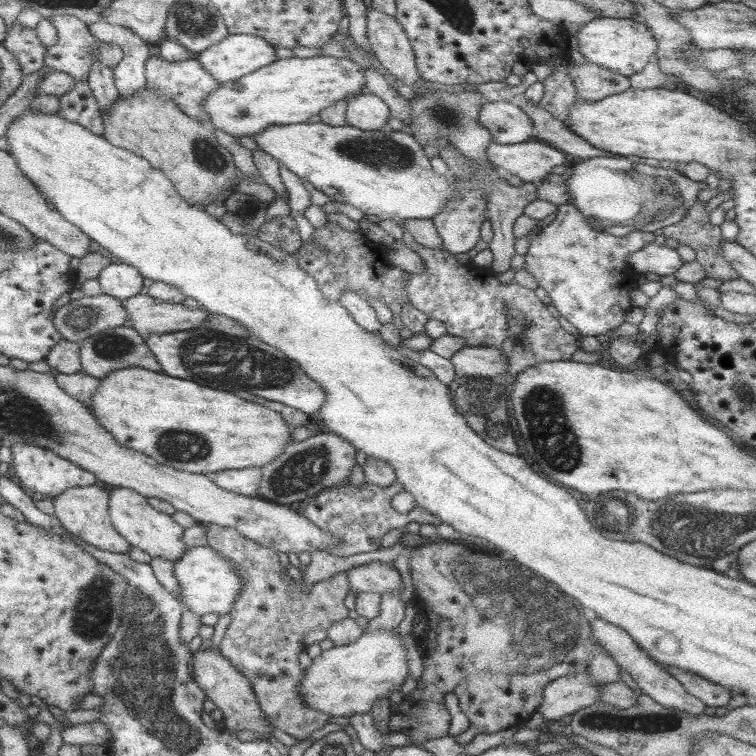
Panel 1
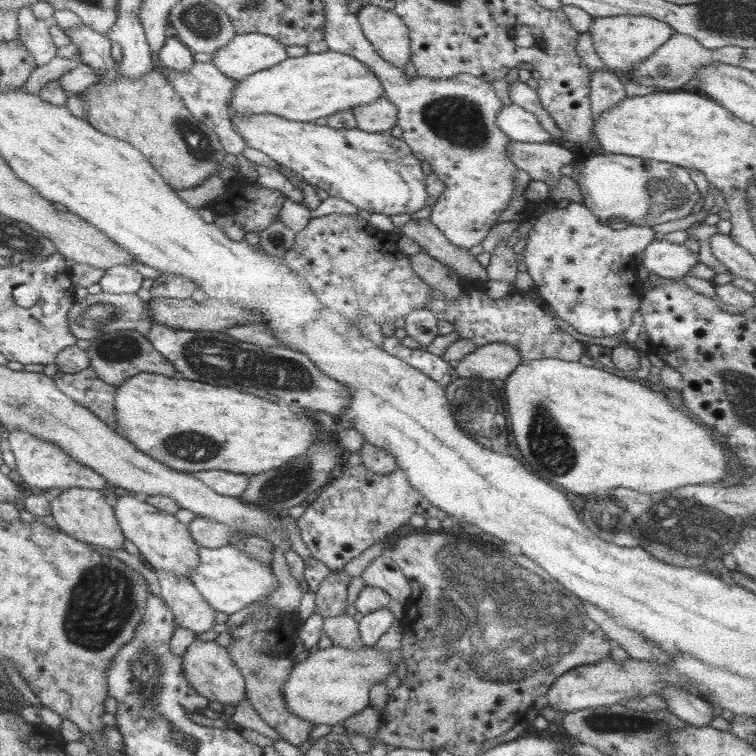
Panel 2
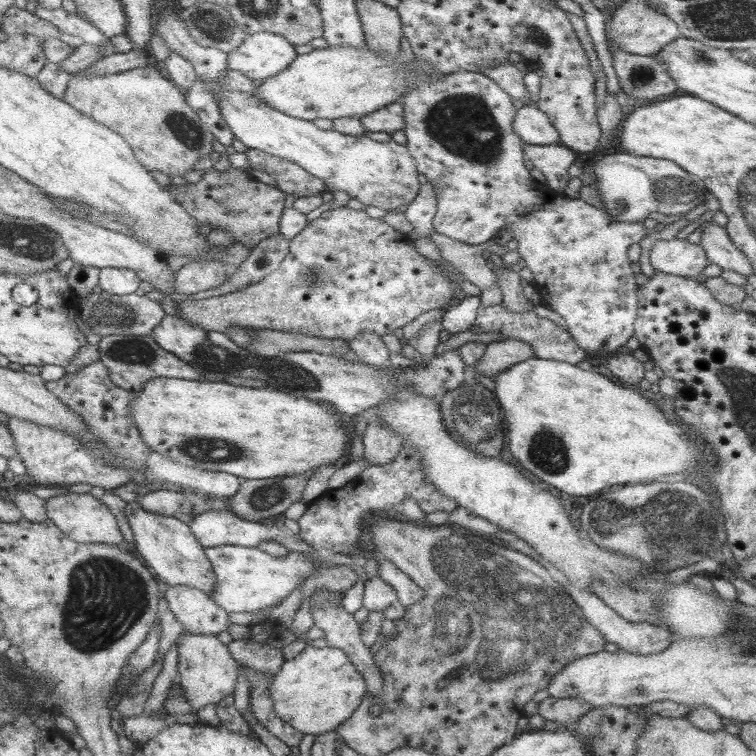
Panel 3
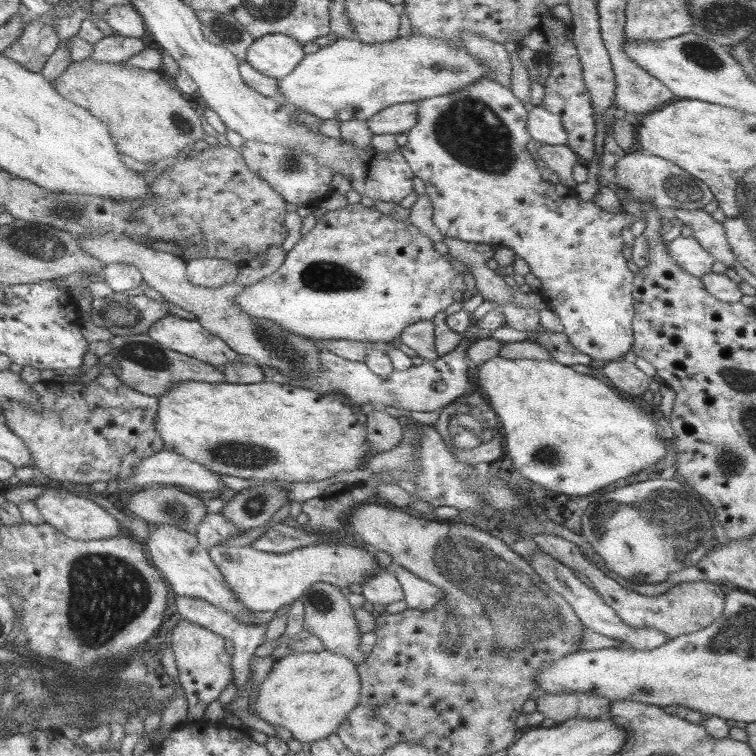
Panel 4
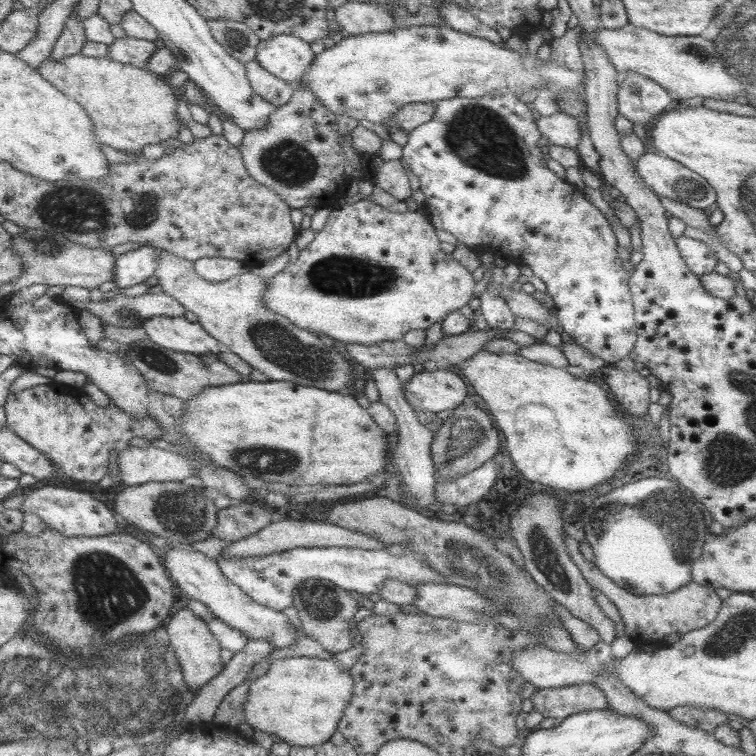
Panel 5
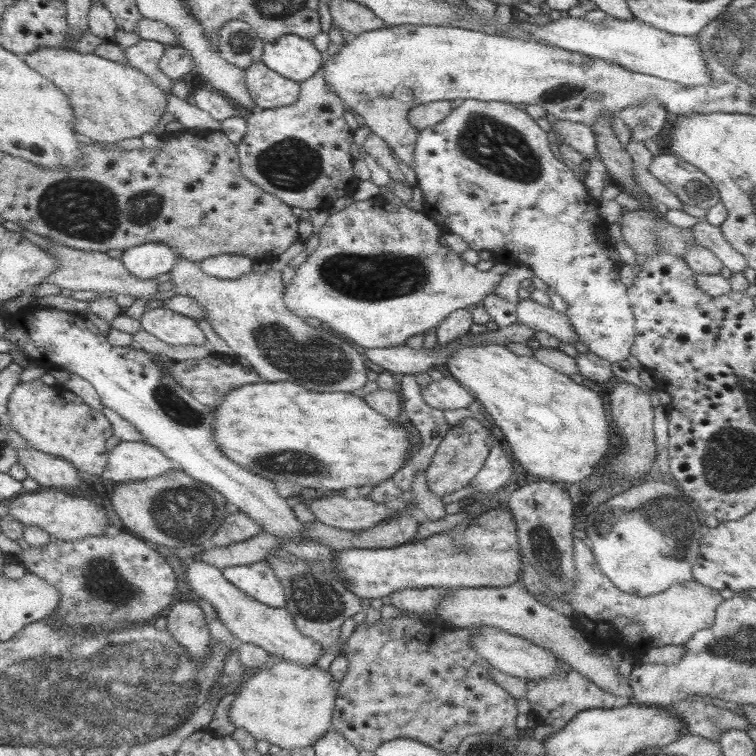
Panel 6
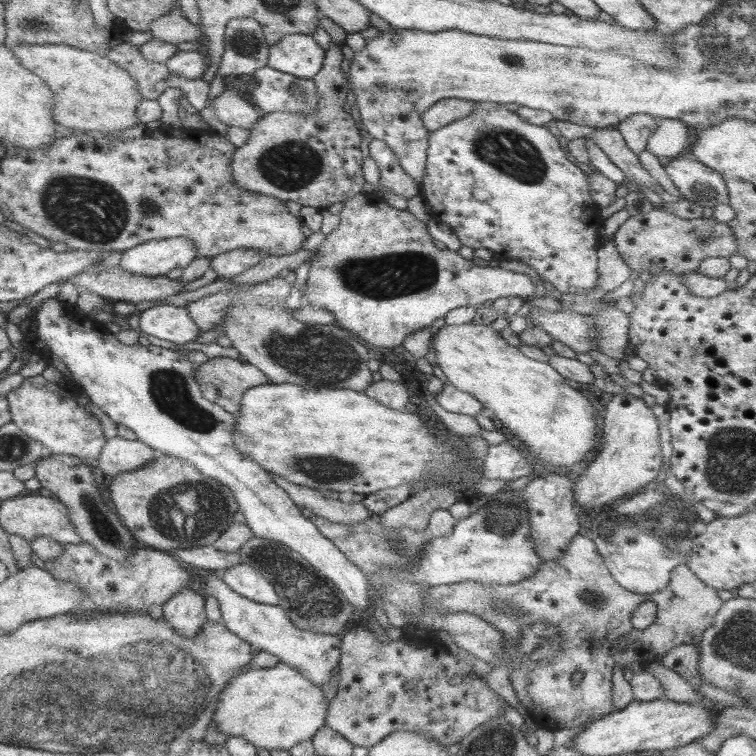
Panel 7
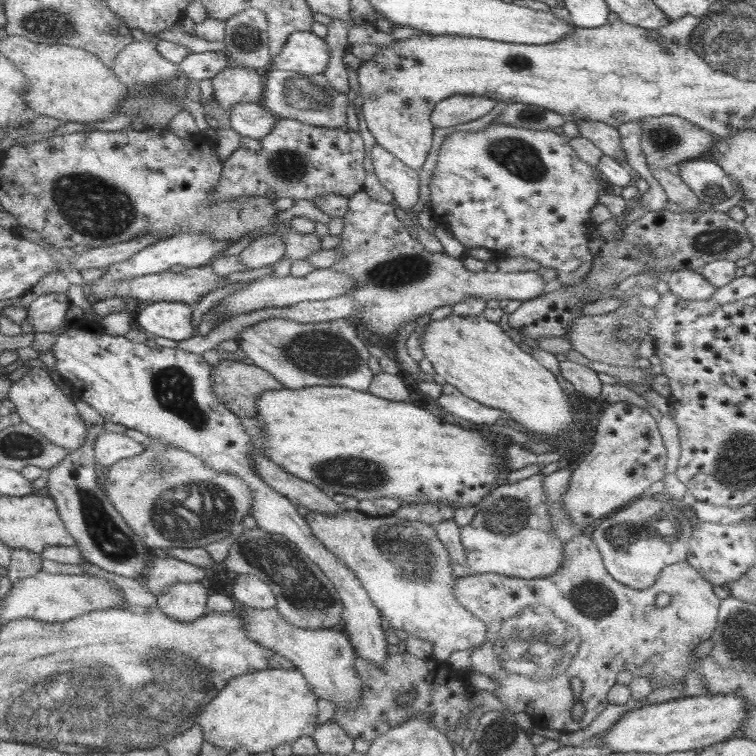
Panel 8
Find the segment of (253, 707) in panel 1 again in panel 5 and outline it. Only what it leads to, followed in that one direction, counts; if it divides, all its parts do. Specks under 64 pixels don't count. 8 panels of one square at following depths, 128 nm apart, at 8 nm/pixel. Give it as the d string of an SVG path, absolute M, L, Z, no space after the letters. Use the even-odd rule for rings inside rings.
M183 607L168 617L168 624L165 626L169 634L170 645L177 654L177 660L181 664L182 678L184 682L196 694L199 688L202 688L208 681L212 681L220 672L224 670L225 665L220 659L222 646L211 633L209 625L201 618L198 618L188 607Z

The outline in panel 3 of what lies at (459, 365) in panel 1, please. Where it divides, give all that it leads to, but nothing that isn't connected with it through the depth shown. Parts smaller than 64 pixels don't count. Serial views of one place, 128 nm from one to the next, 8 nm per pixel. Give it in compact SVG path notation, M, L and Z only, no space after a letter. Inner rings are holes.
M504 339L488 343L482 358L479 358L473 367L478 374L494 378L510 366L534 357L534 349L528 343L516 339Z

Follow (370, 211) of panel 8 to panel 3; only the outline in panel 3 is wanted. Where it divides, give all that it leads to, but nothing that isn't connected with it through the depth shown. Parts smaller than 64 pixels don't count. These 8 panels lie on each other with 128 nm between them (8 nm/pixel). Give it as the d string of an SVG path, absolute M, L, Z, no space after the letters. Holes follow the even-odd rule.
M326 207L326 211L322 212L315 220L308 223L304 230L301 230L294 238L289 240L289 251L280 263L280 266L272 271L268 276L264 277L256 284L241 287L236 292L223 294L205 299L191 299L178 301L178 310L182 310L182 318L191 325L199 326L204 330L215 330L226 333L230 327L250 327L251 329L268 329L278 330L282 332L296 332L296 334L308 334L308 336L316 336L320 338L341 338L345 341L354 339L363 330L373 332L382 337L385 334L393 334L396 328L402 328L405 324L412 322L414 318L418 318L421 314L429 310L442 309L447 302L453 297L452 284L448 277L437 267L435 261L422 256L415 247L416 237L410 233L401 233L383 219L372 218L364 210L354 210L350 207Z

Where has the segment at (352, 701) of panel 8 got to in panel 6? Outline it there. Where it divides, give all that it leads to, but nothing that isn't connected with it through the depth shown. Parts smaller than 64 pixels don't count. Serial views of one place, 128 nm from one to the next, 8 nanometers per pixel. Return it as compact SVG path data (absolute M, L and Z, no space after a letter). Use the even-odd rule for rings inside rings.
M191 560L186 562L186 565L186 578L191 590L198 598L207 600L215 608L224 626L242 644L258 646L276 659L292 661L302 666L316 664L323 655L323 649L326 648L298 630L288 608L276 608L258 602L228 582L216 566L201 560Z

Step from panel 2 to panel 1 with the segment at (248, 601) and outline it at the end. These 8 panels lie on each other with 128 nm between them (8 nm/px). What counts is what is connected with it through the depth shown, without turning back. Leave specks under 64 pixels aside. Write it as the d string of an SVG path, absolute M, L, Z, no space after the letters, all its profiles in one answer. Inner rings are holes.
M210 545L187 549L184 556L173 563L173 571L180 587L178 600L182 602L184 610L191 610L201 617L209 612L229 614L236 597L245 585L233 566Z

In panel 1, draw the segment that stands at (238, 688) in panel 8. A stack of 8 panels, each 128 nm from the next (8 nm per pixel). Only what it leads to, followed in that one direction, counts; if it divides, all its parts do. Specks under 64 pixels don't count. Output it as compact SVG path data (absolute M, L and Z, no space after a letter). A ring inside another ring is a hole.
M397 629L364 631L356 642L322 651L304 671L299 694L308 706L331 716L368 713L379 698L400 690L409 674L406 649Z

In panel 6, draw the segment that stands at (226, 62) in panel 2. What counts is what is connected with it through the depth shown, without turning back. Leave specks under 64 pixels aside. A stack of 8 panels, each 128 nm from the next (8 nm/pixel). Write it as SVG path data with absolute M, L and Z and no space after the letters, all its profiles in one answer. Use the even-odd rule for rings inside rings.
M285 34L279 36L275 41L264 42L261 62L270 70L296 82L308 80L322 68L325 54L320 53L312 41L302 38L297 34Z

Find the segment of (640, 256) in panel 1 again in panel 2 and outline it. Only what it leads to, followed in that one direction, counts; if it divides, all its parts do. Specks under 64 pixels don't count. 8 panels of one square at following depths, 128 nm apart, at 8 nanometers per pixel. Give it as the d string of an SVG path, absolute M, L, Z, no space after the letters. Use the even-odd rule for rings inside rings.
M654 239L646 248L642 265L664 279L682 280L693 266L699 263L696 253L692 253L682 241L673 244L666 240Z

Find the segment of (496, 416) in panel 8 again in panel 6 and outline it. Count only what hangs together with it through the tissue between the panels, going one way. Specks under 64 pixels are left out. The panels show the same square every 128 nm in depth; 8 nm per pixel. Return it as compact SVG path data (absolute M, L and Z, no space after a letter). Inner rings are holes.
M446 374L440 381L431 381L426 387L420 388L422 400L440 411L458 410L468 407L475 402L475 398L459 381Z

